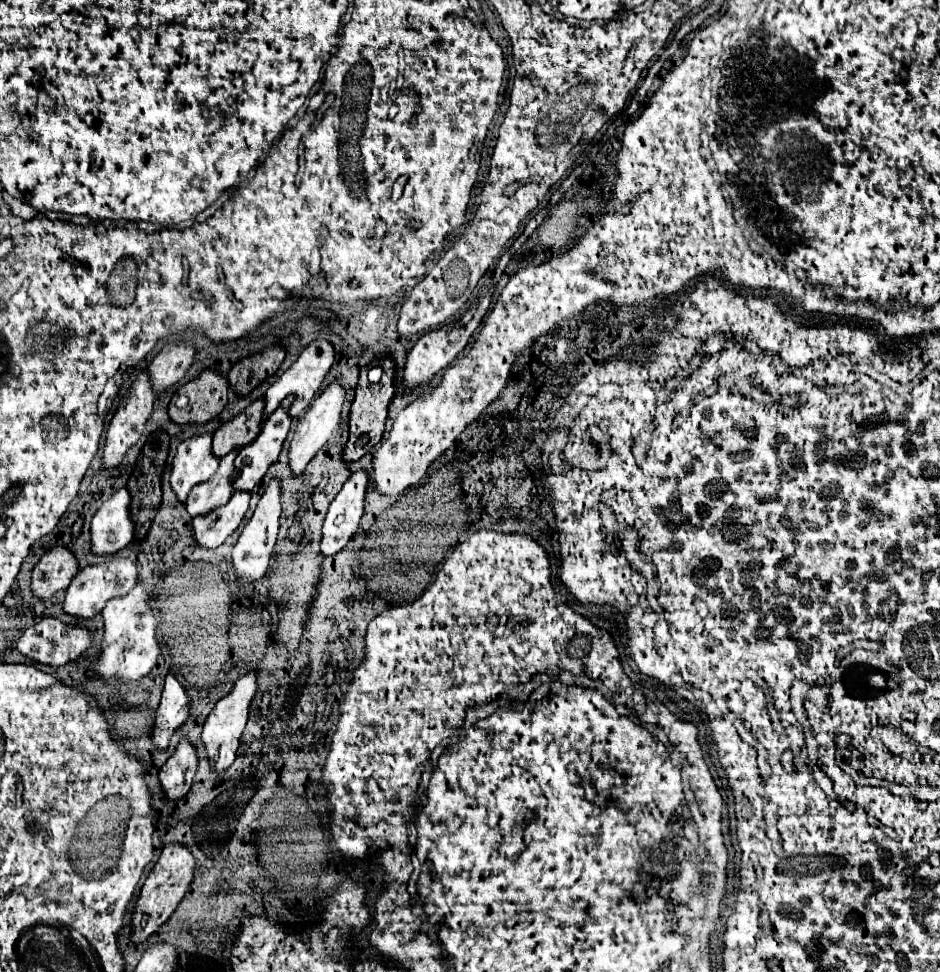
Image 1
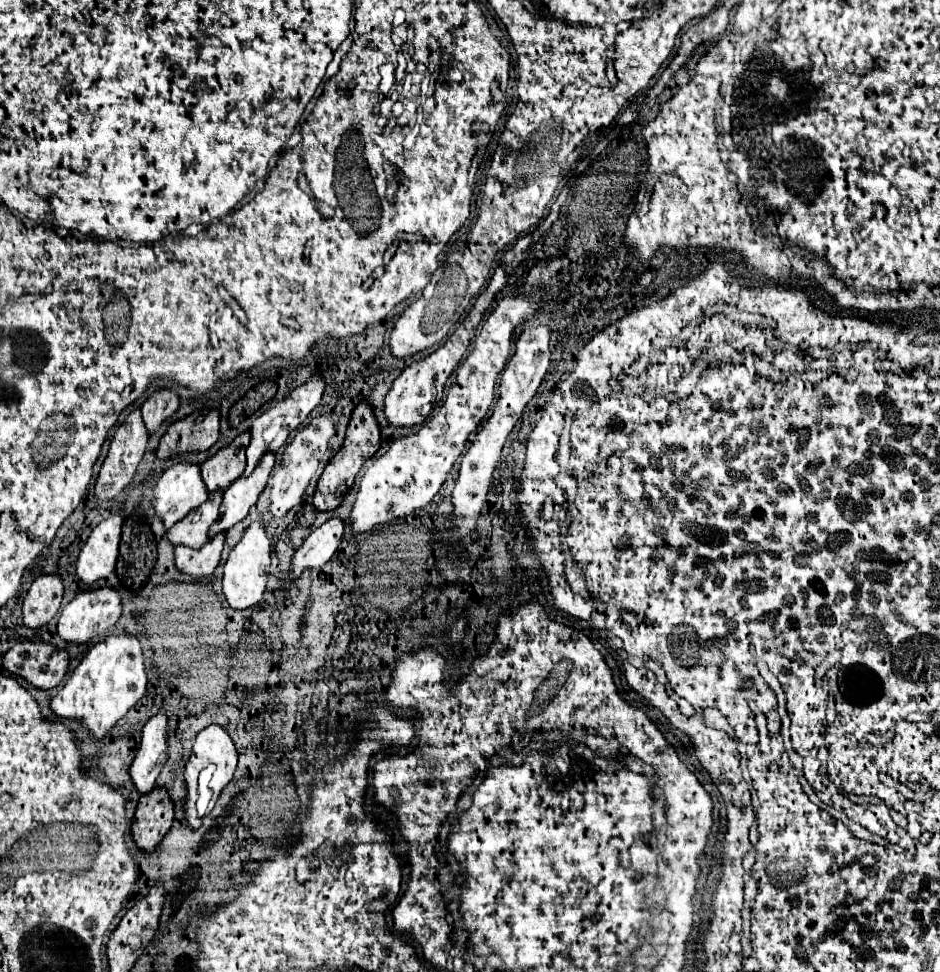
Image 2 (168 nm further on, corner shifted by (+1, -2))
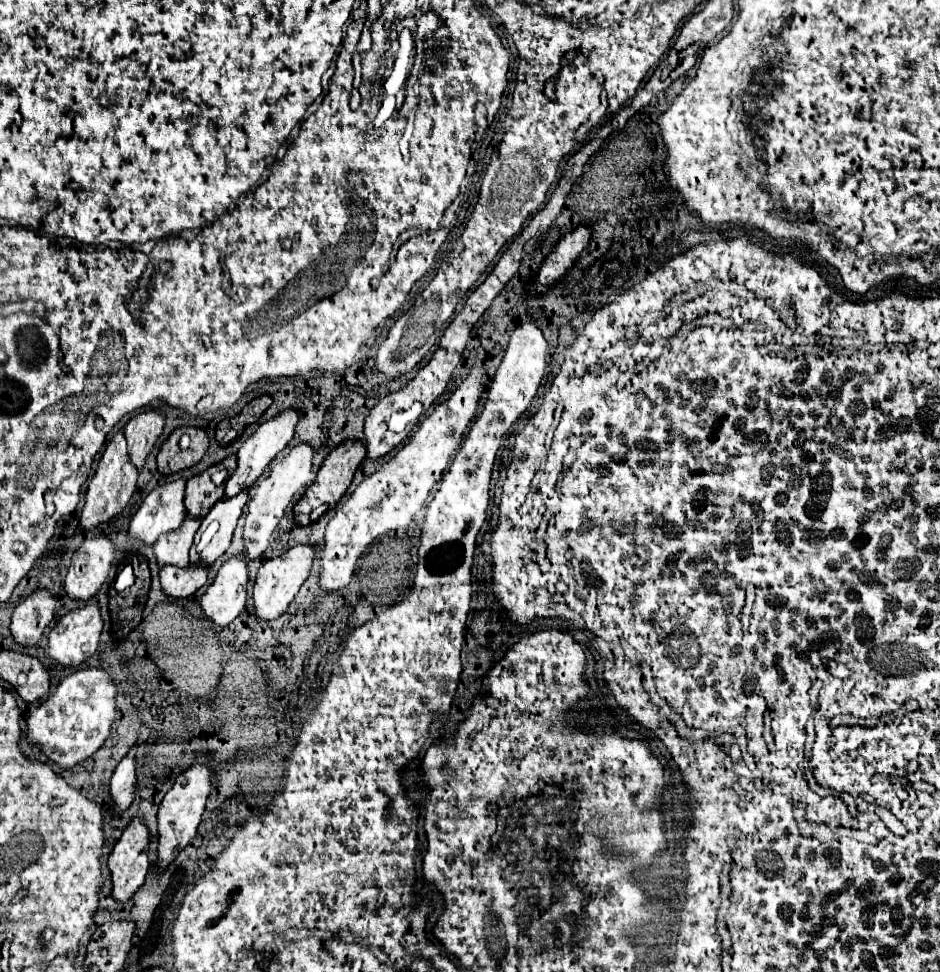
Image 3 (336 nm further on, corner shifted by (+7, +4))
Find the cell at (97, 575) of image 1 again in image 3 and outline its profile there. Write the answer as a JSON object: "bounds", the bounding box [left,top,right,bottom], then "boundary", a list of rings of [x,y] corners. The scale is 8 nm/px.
{"bounds":[48,602,102,668],"boundary":[[[88,602],[84,608],[74,610],[74,612],[60,618],[56,628],[48,636],[48,656],[56,664],[60,664],[62,668],[78,668],[96,654],[100,632],[102,632],[100,610],[98,610],[98,606],[94,602]]]}

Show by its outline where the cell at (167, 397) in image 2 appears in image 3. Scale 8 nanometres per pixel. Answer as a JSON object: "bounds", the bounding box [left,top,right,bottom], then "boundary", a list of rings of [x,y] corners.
{"bounds":[124,412,164,472],"boundary":[[[160,412],[138,414],[126,424],[124,436],[128,442],[128,458],[132,460],[138,472],[142,472],[148,454],[152,452],[156,440],[162,434],[162,428],[164,428],[164,416]]]}

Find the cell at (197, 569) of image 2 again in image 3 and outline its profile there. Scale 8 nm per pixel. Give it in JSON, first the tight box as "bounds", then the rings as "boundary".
{"bounds":[160,566,208,600],"boundary":[[[166,566],[160,570],[160,588],[172,600],[186,600],[206,584],[206,576],[208,568],[204,566],[188,566],[184,570]]]}

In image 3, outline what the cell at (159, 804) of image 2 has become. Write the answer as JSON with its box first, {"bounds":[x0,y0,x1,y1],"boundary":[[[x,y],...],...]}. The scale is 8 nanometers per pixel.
{"bounds":[108,818,150,902],"boundary":[[[134,818],[124,830],[122,838],[116,842],[112,854],[108,856],[108,868],[112,874],[110,896],[118,902],[128,902],[134,892],[144,884],[148,874],[148,842],[150,834],[142,818]]]}

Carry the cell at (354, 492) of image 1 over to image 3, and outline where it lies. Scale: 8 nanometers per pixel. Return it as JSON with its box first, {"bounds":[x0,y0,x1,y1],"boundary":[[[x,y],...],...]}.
{"bounds":[252,546,316,622],"boundary":[[[294,546],[286,554],[278,556],[278,558],[272,558],[272,560],[268,560],[260,566],[258,576],[256,576],[256,584],[254,584],[254,592],[252,592],[254,616],[260,622],[276,620],[286,612],[288,604],[294,600],[300,586],[306,582],[314,558],[316,558],[316,550],[312,546]]]}

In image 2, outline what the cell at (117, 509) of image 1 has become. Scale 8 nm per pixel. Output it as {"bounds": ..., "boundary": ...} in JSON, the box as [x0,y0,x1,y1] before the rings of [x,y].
{"bounds":[76,514,122,584],"boundary":[[[120,514],[108,516],[92,530],[76,562],[78,578],[84,584],[92,584],[96,580],[108,578],[114,572],[118,560],[118,548],[120,548],[120,534],[122,534]]]}

